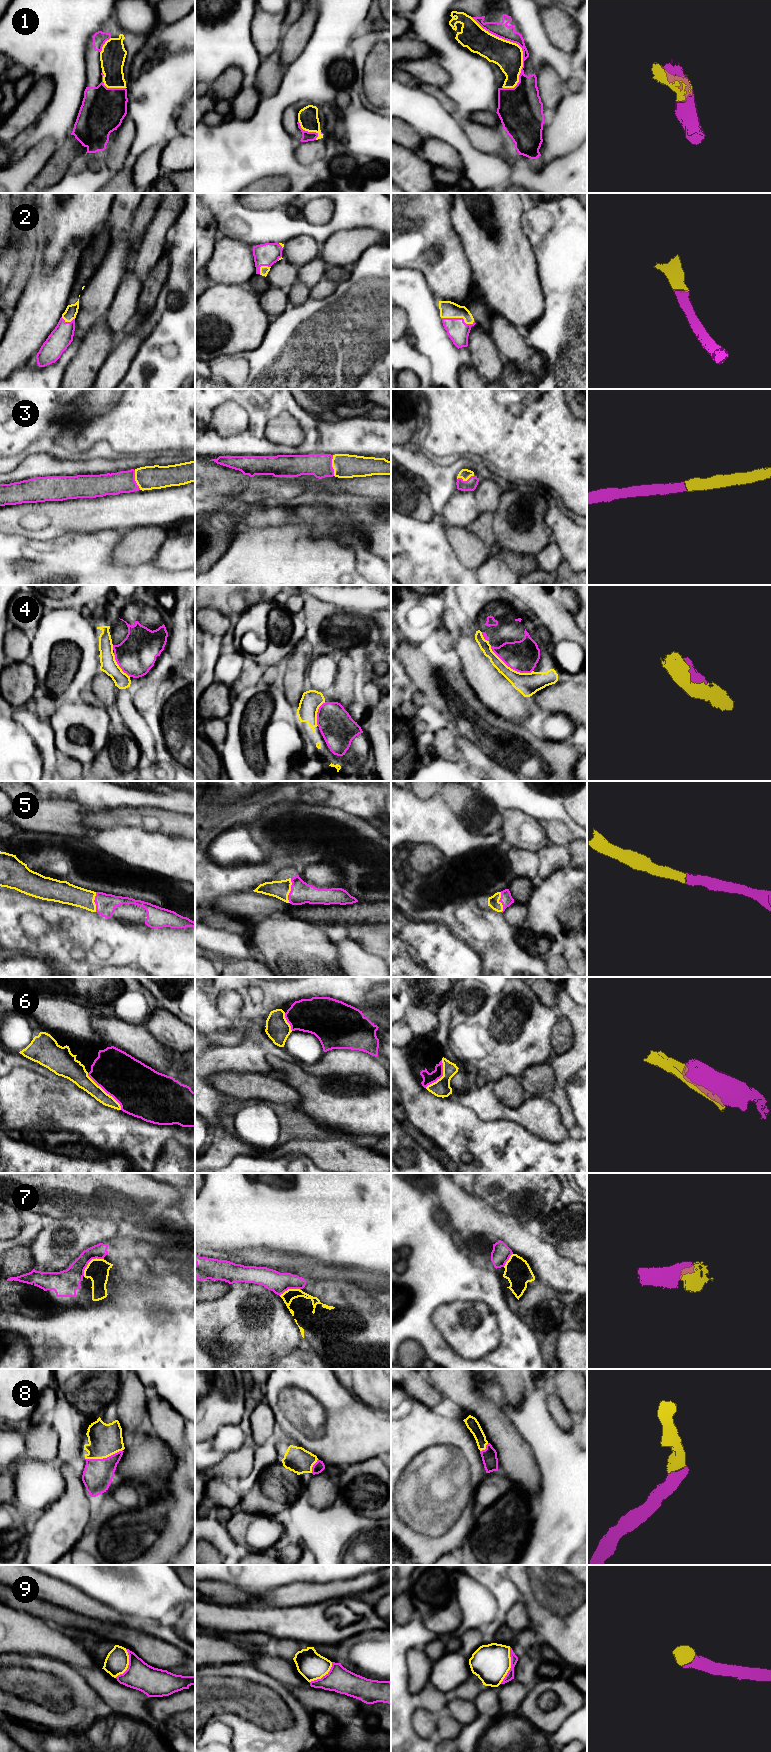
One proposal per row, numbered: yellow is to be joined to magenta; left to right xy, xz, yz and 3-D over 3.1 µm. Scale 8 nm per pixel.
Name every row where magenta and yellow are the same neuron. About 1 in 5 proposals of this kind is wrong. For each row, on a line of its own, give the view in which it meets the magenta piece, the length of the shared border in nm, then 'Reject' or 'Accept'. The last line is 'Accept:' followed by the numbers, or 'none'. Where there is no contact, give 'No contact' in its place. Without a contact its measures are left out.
1: Touches magenta in yz. Shared border 650 nm. Accept
2: Touches magenta in yz. Shared border 280 nm. Accept
3: Touches magenta in xz. Shared border 170 nm. Accept
4: Touches magenta in yz. Shared border 400 nm. Accept
5: Touches magenta in xz. Shared border 200 nm. Accept
6: Touches magenta in xy. Shared border 400 nm. Accept
7: Touches magenta in xy. Shared border 220 nm. Accept
8: Touches magenta in xy. Shared border 320 nm. Accept
9: Touches magenta in yz. Shared border 300 nm. Accept
Accept: 1, 2, 3, 4, 5, 6, 7, 8, 9

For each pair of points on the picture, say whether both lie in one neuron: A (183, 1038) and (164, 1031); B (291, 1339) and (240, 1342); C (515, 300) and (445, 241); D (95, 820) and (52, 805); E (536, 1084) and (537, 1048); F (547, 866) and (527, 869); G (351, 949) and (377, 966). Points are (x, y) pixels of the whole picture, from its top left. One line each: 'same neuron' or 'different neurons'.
A: same neuron
B: same neuron
C: different neurons
D: different neurons
E: different neurons
F: different neurons
G: same neuron

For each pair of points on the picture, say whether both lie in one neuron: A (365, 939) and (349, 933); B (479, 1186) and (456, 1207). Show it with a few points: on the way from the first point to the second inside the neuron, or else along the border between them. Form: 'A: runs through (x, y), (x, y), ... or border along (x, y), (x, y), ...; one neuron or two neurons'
A: border along (364, 925), (356, 941); two neurons
B: border along (468, 1188), (474, 1195), (480, 1197), (491, 1206); two neurons

